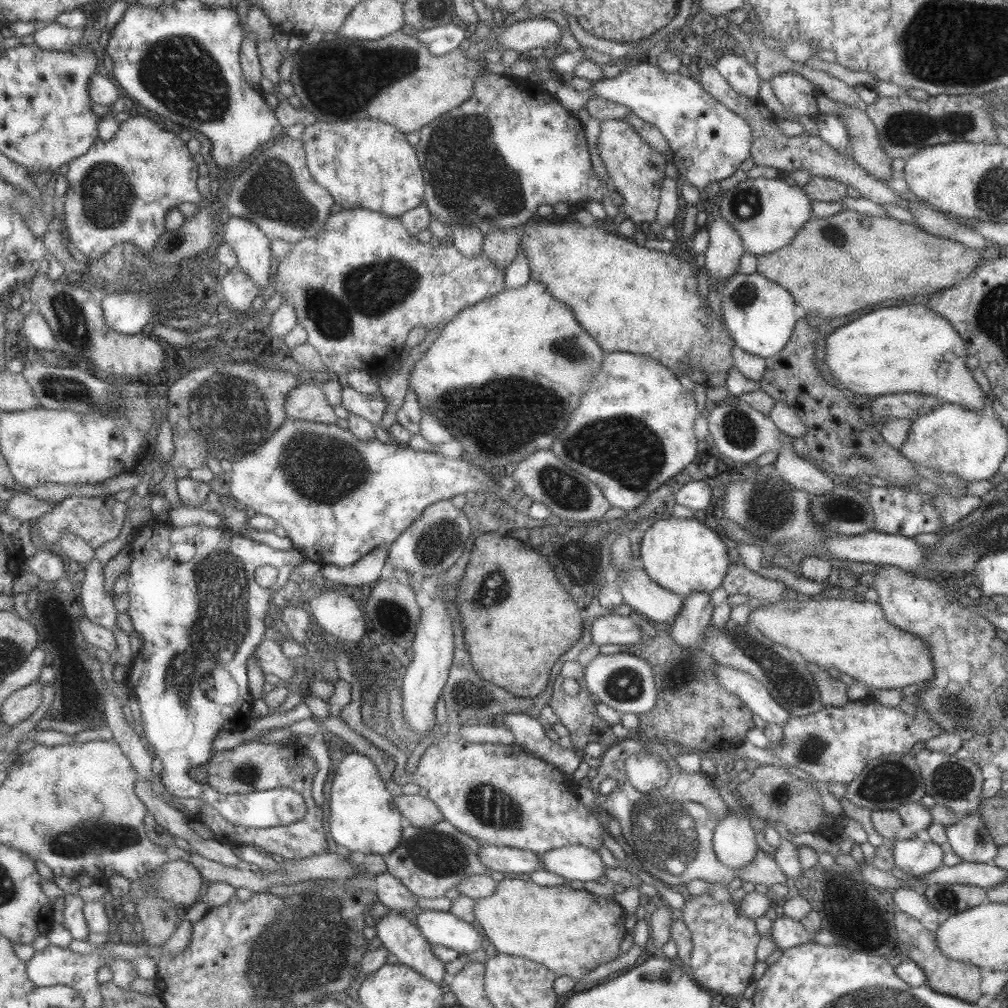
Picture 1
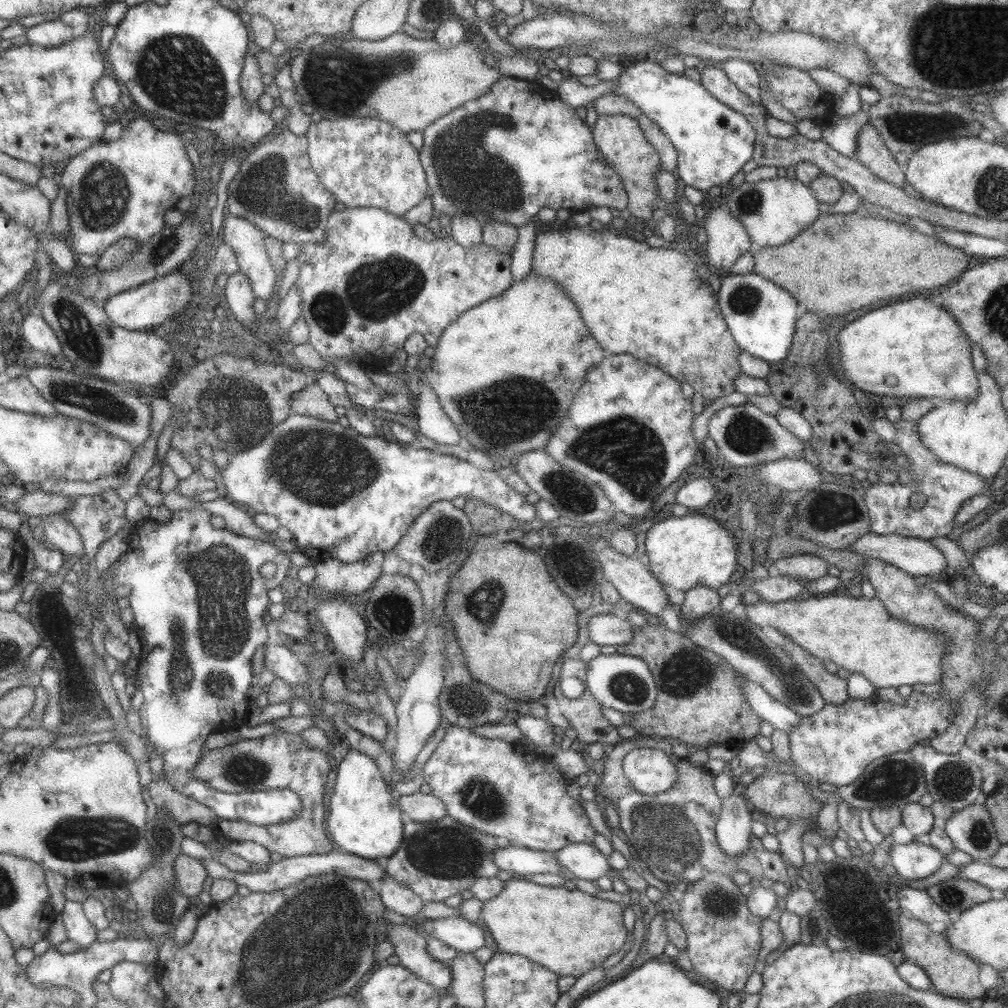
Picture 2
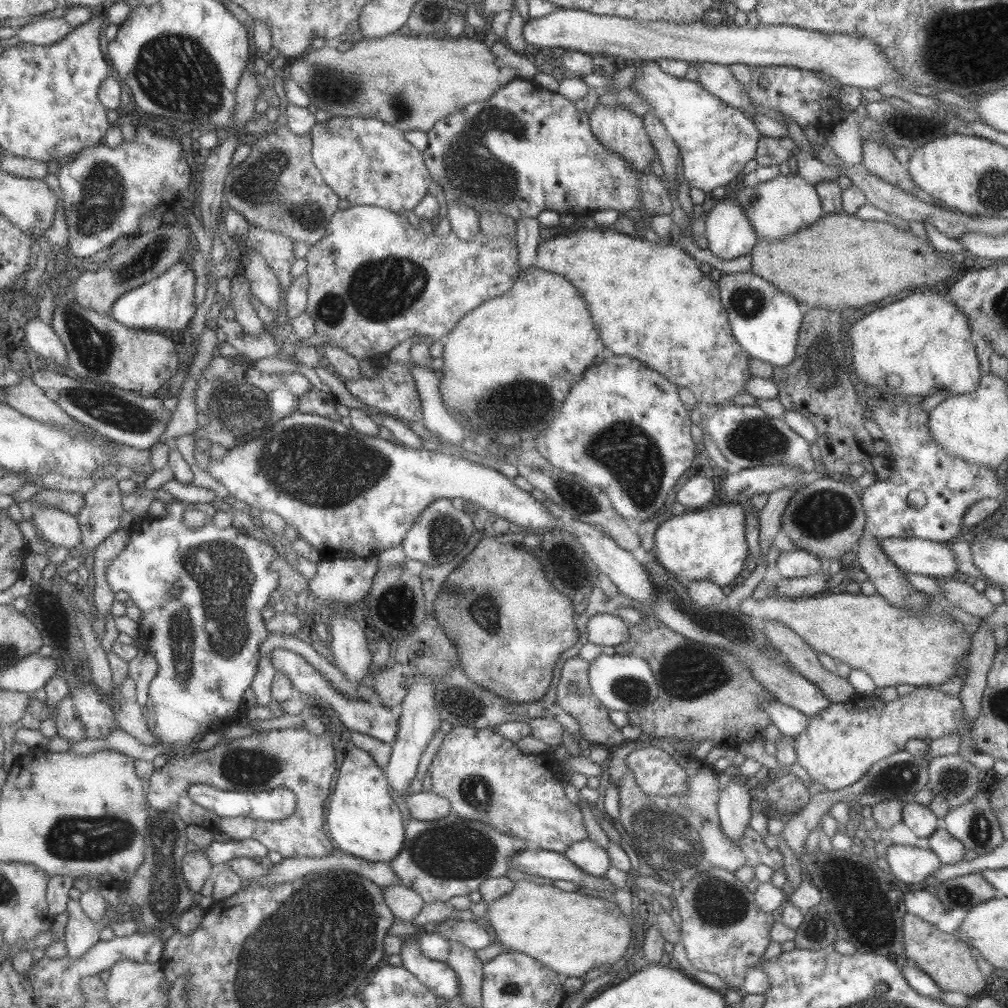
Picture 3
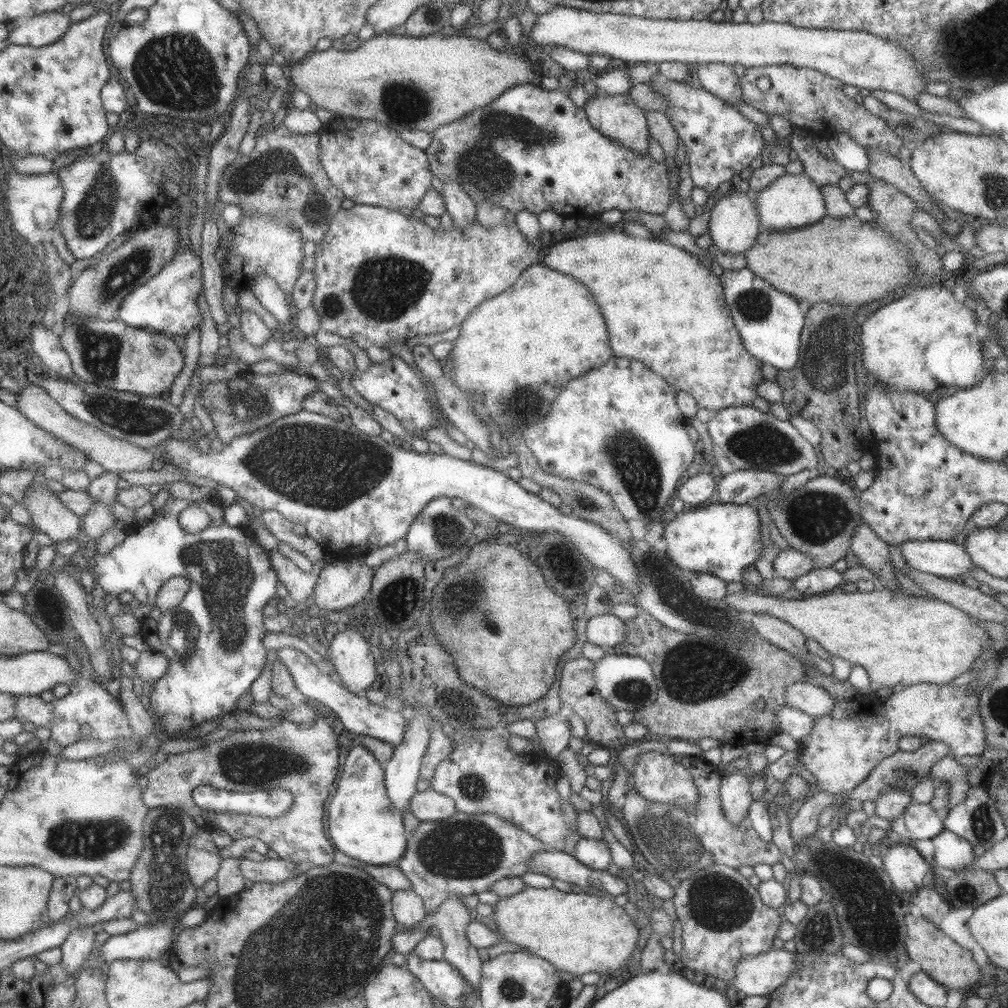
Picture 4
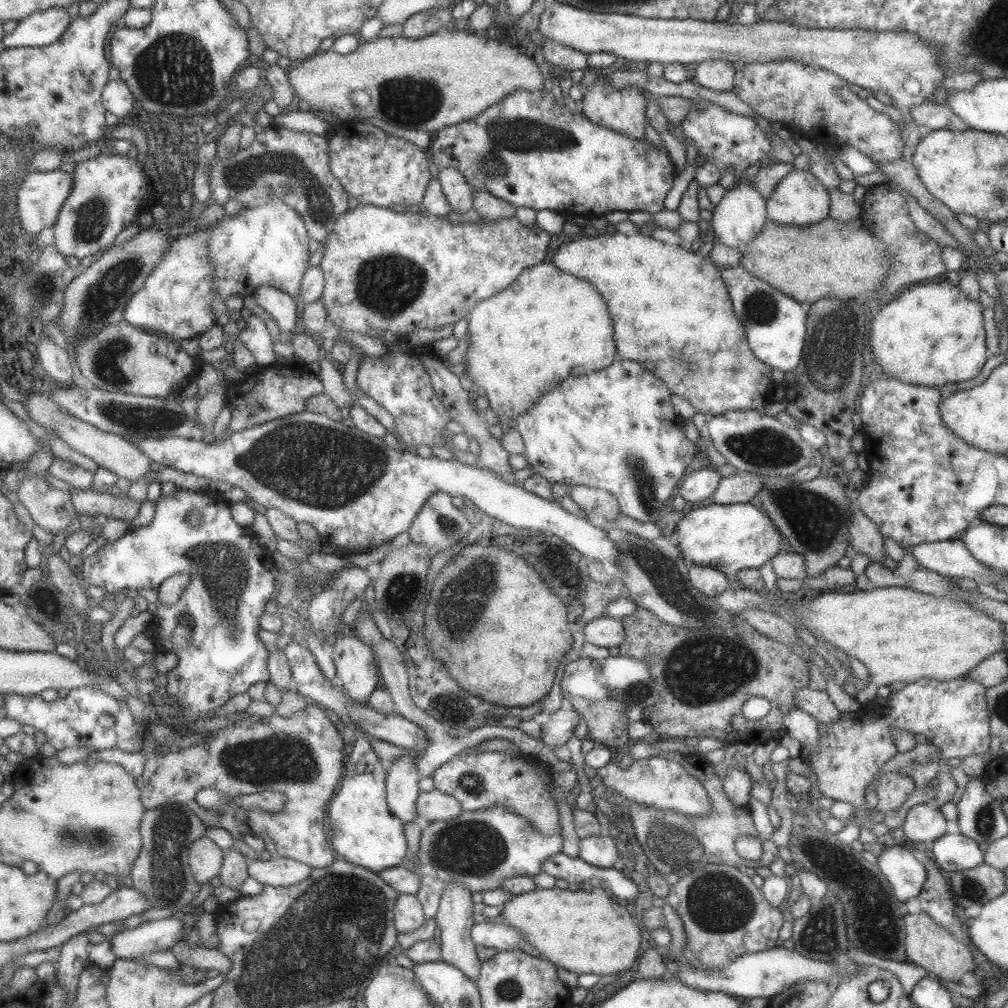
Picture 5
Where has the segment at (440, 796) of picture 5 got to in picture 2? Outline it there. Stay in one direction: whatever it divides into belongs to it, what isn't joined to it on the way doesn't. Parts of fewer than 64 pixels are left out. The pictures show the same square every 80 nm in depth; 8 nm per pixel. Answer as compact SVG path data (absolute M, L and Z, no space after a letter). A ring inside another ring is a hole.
M430 793L398 795L395 799L403 815L413 822L433 822L447 814L444 804Z

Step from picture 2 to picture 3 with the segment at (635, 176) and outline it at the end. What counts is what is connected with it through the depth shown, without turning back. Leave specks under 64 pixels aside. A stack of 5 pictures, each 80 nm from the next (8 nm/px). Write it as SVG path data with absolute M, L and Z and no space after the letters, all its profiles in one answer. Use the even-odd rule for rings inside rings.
M597 104L591 115L588 116L591 135L603 145L603 149L609 153L619 155L633 171L643 171L647 173L650 170L651 161L655 159L655 150L647 137L643 127L642 117L633 112L629 112L622 106L603 106Z

